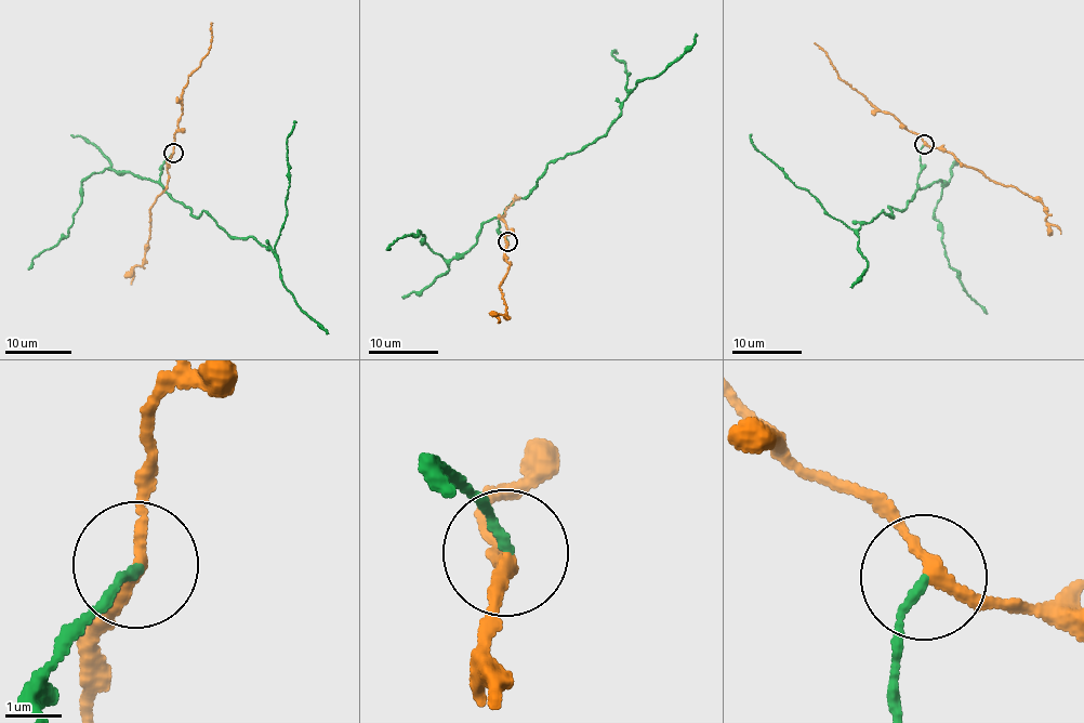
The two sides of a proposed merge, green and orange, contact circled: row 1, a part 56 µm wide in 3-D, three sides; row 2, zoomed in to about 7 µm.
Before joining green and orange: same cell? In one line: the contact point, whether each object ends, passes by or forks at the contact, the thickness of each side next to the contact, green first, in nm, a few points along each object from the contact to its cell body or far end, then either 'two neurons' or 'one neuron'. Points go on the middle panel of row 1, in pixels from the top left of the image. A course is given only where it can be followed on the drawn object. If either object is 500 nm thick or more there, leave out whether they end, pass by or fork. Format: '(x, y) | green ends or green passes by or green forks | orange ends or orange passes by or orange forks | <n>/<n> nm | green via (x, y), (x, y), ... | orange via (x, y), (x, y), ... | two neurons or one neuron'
(507, 241) | green ends | orange passes by | 150/200 nm | green via (507, 241), (498, 229), (507, 207), (525, 198), (550, 162), (602, 136), (619, 115), (630, 75), (616, 54) | orange via (507, 241), (505, 260), (510, 265), (499, 285), (507, 315), (497, 316), (499, 320) | two neurons

